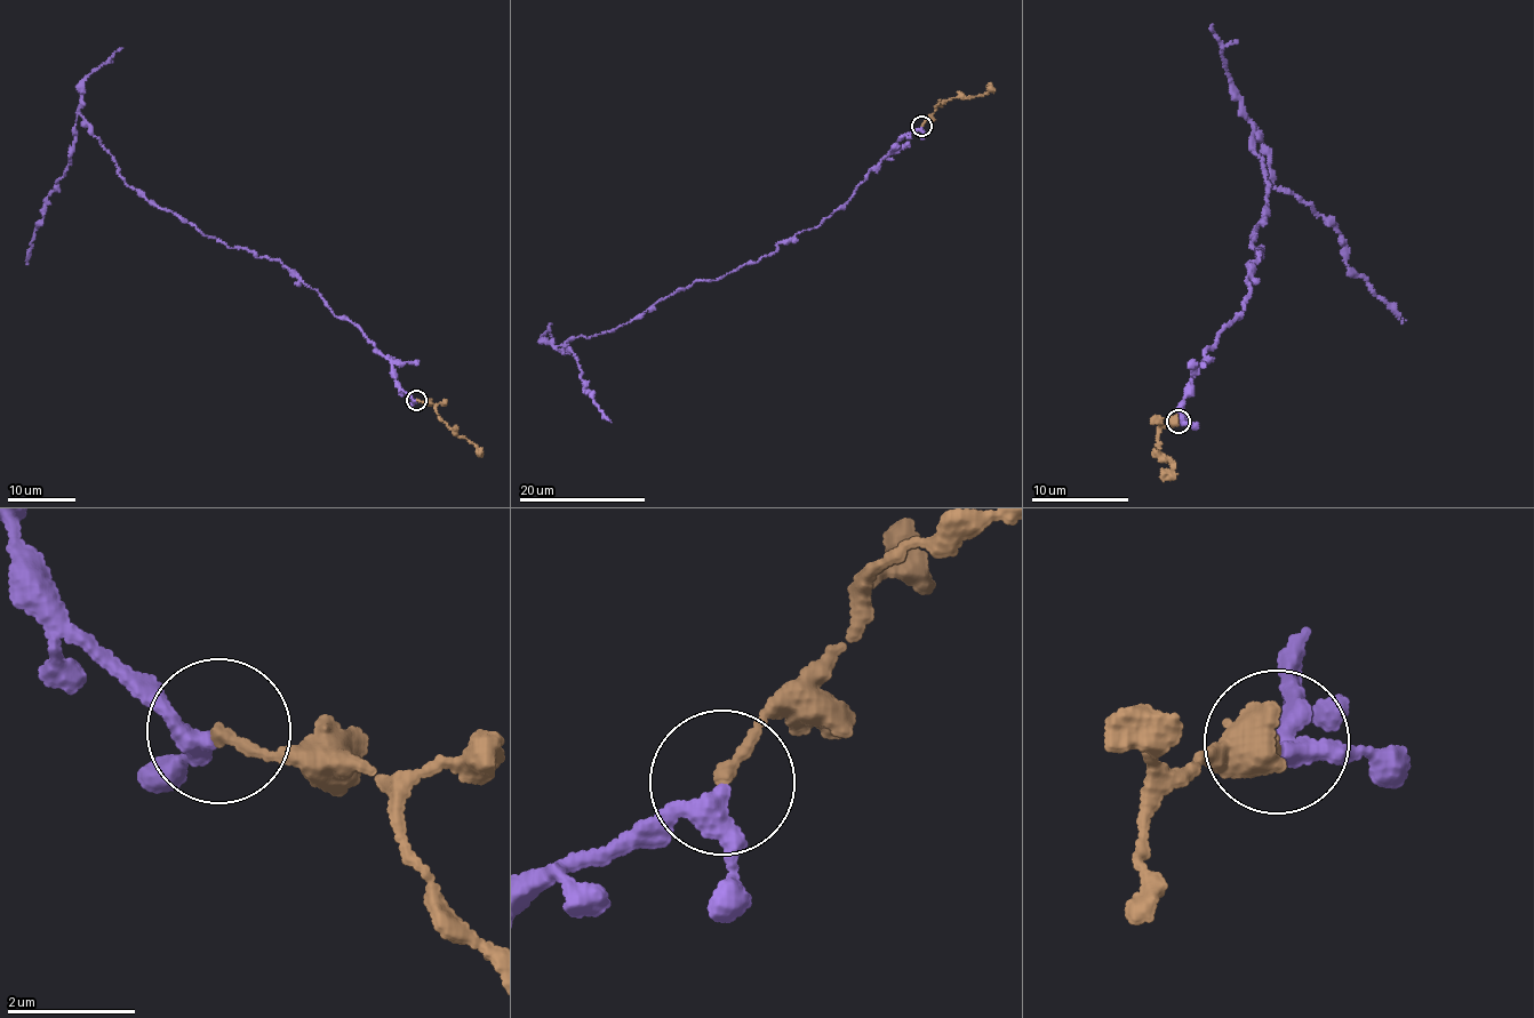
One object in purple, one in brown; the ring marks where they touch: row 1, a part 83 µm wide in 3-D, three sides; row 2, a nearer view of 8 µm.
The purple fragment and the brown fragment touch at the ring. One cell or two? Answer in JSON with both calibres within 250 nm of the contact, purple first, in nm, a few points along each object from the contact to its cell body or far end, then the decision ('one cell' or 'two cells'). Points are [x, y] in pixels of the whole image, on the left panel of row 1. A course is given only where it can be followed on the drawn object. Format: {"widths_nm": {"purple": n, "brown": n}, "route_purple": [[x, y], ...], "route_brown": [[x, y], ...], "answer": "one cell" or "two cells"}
{"widths_nm": {"purple": 280, "brown": 190}, "route_purple": [[416, 400], [400, 387], [392, 361], [278, 261], [205, 235], [127, 185], [79, 114], [29, 264]], "route_brown": [[416, 399], [433, 405], [438, 416], [472, 443], [480, 456]], "answer": "one cell"}

